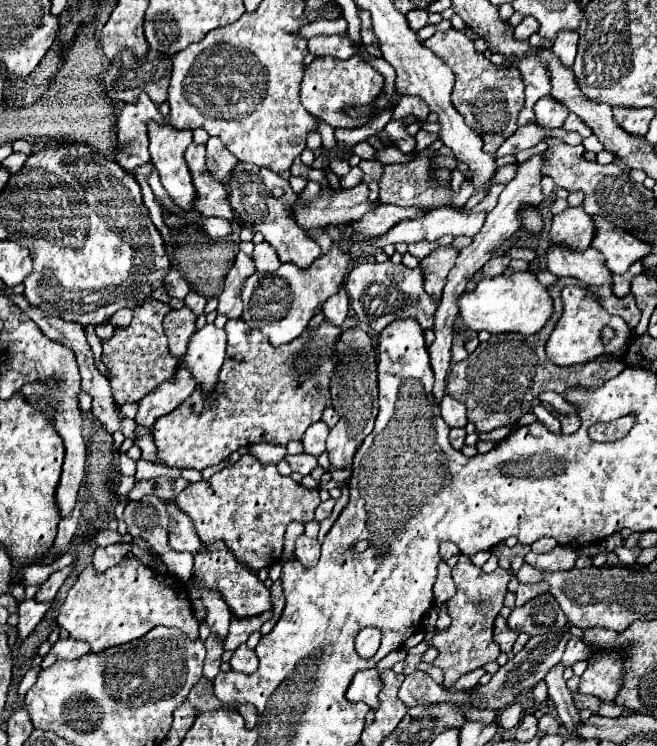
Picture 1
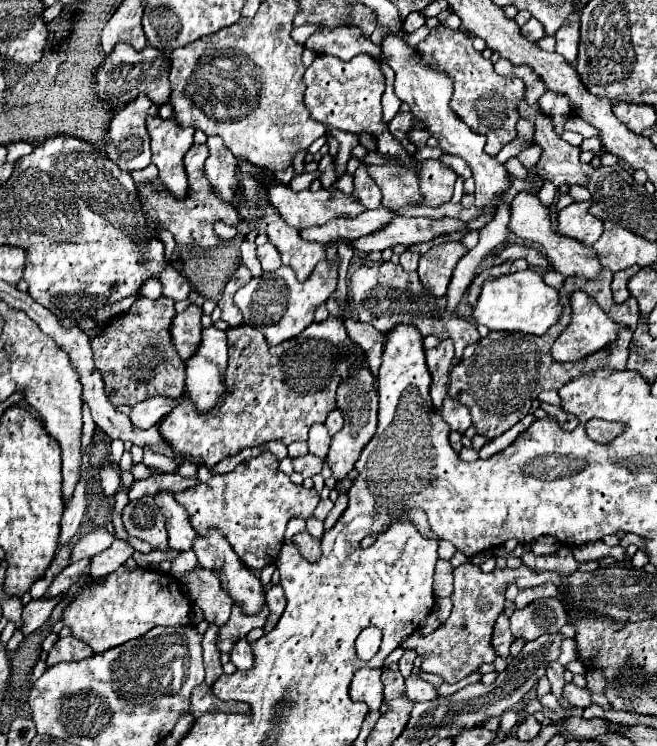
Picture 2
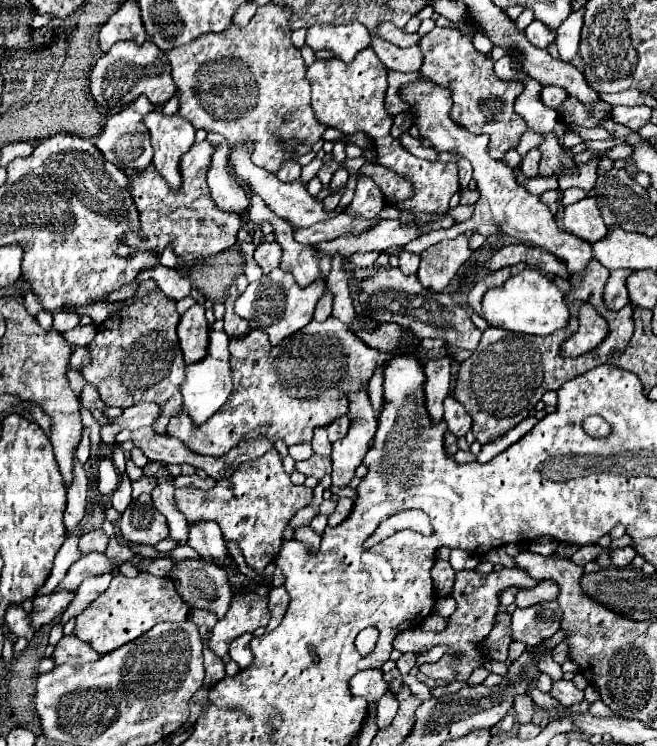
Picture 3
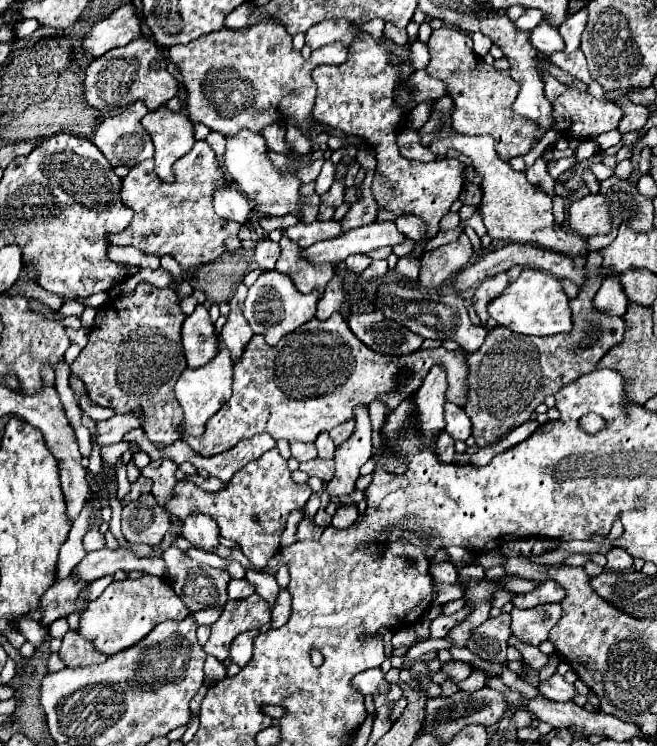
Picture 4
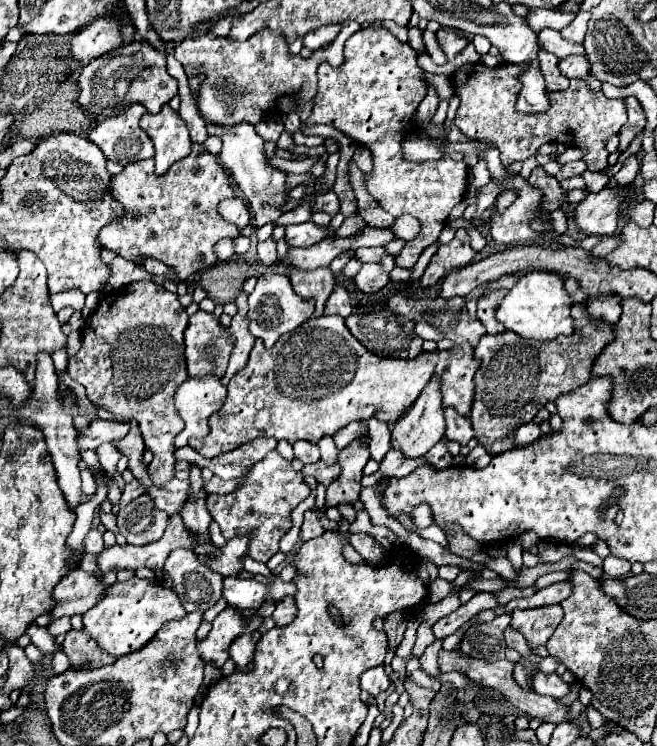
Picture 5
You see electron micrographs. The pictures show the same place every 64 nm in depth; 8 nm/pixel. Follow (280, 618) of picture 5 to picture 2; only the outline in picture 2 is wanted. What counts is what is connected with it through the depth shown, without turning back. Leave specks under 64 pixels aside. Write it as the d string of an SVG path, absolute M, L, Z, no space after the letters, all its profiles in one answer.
M274 584L274 586L266 592L266 606L268 606L268 610L270 610L270 616L268 616L268 620L266 620L264 632L270 632L270 630L278 624L278 620L280 620L280 616L282 616L282 612L284 612L284 606L286 606L284 590L280 588L280 584Z

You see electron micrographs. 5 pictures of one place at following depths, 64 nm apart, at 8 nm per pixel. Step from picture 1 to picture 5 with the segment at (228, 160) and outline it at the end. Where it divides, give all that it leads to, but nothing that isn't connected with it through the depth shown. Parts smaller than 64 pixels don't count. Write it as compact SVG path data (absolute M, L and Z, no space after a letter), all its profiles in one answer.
M232 196L228 200L220 202L220 216L232 224L236 224L238 228L244 228L250 224L250 212L248 212L248 204L240 198L240 196Z

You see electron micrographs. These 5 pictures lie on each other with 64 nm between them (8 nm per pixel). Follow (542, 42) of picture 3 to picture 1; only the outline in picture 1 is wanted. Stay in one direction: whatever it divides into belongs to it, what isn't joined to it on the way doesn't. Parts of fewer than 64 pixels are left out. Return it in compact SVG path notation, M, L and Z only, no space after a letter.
M526 16L518 26L514 26L514 38L516 40L526 40L534 32L538 32L538 22L532 16Z

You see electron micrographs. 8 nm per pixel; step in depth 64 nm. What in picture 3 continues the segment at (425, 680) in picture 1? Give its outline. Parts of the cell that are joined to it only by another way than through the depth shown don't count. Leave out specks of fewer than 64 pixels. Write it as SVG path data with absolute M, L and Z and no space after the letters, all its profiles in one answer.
M408 674L408 676L404 676L404 682L408 684L408 688L410 688L410 692L412 692L412 696L416 696L418 700L430 700L432 698L432 694L430 694L430 688L424 684L424 682L420 682L420 680L416 680L416 676L412 676L412 674Z

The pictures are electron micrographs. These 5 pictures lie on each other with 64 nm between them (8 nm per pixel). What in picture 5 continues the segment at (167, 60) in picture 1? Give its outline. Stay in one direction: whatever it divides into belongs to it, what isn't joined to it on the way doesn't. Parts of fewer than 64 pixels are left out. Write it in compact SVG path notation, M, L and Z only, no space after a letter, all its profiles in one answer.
M124 44L116 50L102 54L82 68L80 74L80 96L78 104L88 112L110 118L124 112L134 102L146 106L148 112L156 114L164 104L178 94L178 82L166 72L166 54L158 52L150 44Z

